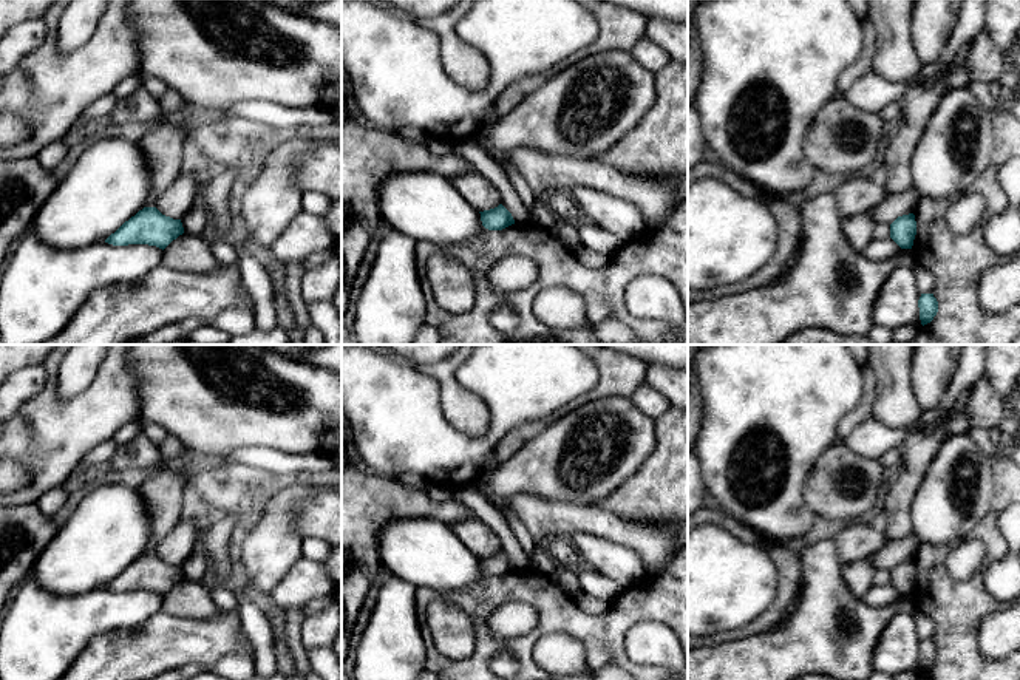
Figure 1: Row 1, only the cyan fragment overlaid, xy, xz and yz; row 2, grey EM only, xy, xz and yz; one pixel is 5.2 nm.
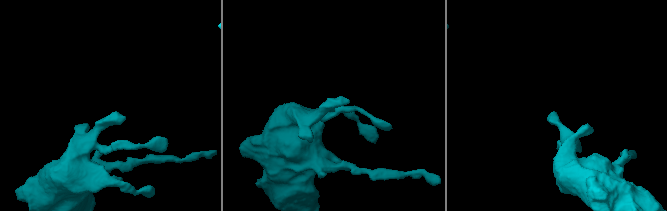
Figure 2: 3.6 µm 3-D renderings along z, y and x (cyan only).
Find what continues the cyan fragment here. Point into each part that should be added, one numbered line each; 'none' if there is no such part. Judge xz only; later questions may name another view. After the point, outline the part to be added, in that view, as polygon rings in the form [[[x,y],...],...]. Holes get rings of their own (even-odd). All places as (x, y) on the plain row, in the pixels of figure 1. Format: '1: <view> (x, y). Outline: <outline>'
none

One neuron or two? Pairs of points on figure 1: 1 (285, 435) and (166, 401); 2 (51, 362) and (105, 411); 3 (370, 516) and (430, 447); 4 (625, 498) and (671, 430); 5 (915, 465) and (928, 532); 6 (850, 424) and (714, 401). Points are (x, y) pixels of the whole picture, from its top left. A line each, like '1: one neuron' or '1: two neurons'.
1: one neuron
2: one neuron
3: two neurons
4: one neuron
5: two neurons
6: two neurons

